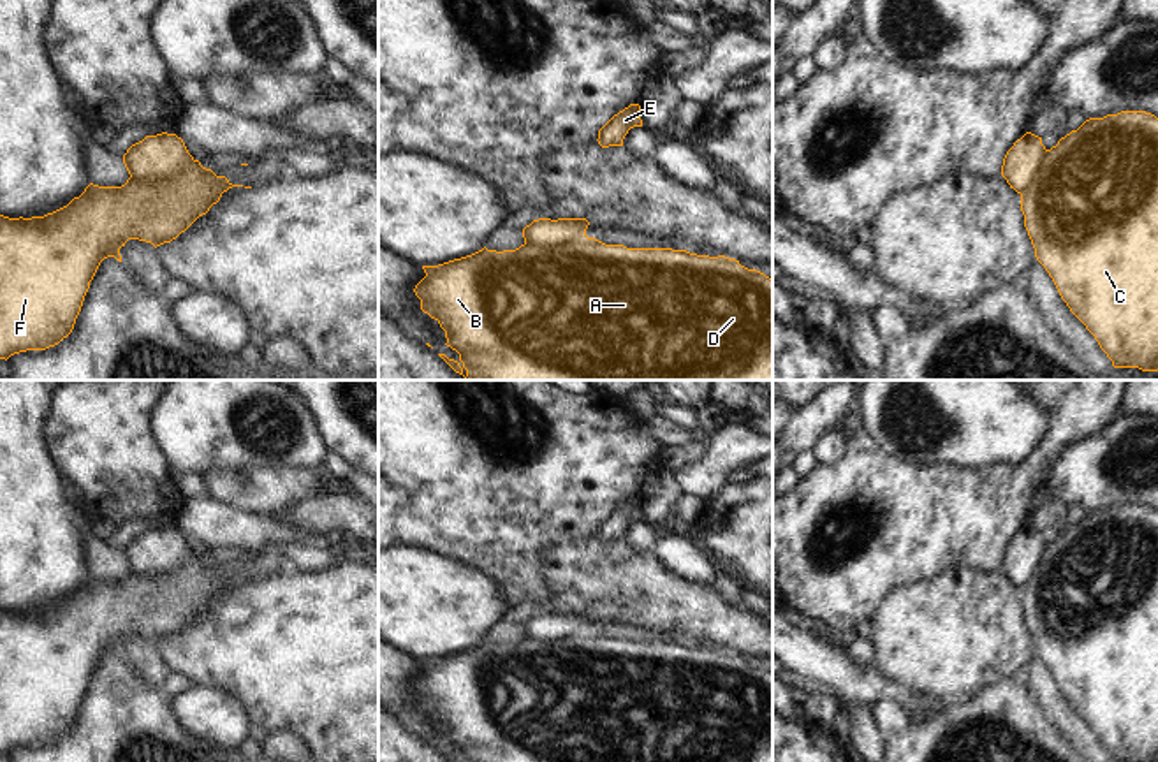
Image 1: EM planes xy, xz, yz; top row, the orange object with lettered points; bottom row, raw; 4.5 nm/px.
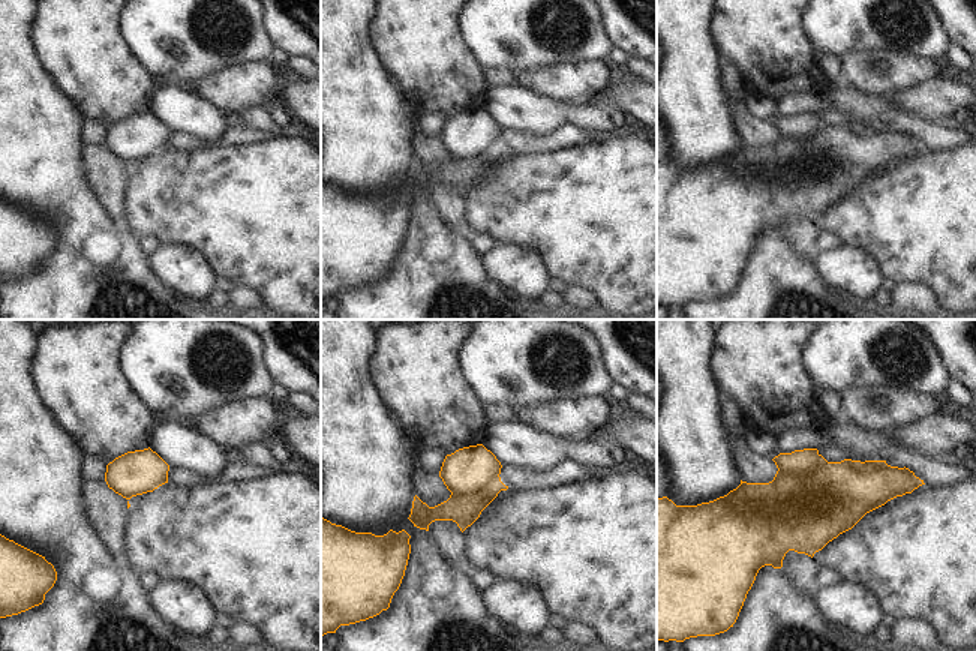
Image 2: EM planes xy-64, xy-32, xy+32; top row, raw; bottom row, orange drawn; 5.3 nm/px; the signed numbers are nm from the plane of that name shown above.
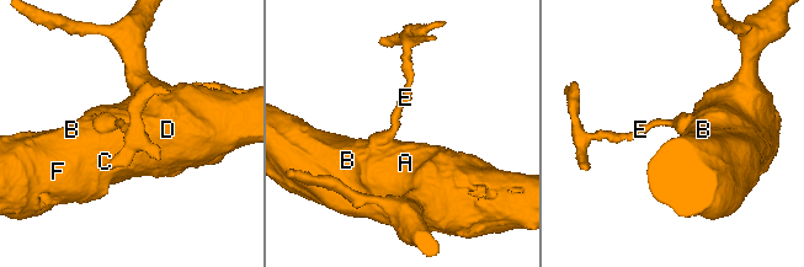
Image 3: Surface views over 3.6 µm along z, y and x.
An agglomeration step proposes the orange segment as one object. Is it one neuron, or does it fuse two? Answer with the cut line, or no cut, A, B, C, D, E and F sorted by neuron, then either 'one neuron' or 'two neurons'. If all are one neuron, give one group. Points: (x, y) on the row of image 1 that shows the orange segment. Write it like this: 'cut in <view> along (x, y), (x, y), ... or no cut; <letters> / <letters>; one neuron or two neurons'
cut in xy along (192, 159), (164, 180), (138, 182), (131, 178); A B C D F / E; two neurons

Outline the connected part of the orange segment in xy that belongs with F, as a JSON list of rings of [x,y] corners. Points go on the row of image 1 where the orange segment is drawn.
[[[192,160],[181,172],[165,181],[143,183],[128,178],[121,187],[90,183],[79,197],[44,216],[9,218],[0,215],[0,359],[7,361],[19,352],[58,345],[72,333],[90,282],[104,259],[114,257],[121,262],[120,248],[128,239],[146,241],[155,248],[171,243],[232,187],[243,185],[232,185],[225,176],[216,176],[199,160]]]

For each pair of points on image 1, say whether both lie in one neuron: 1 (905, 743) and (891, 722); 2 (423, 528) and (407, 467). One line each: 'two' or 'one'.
1: one
2: one

